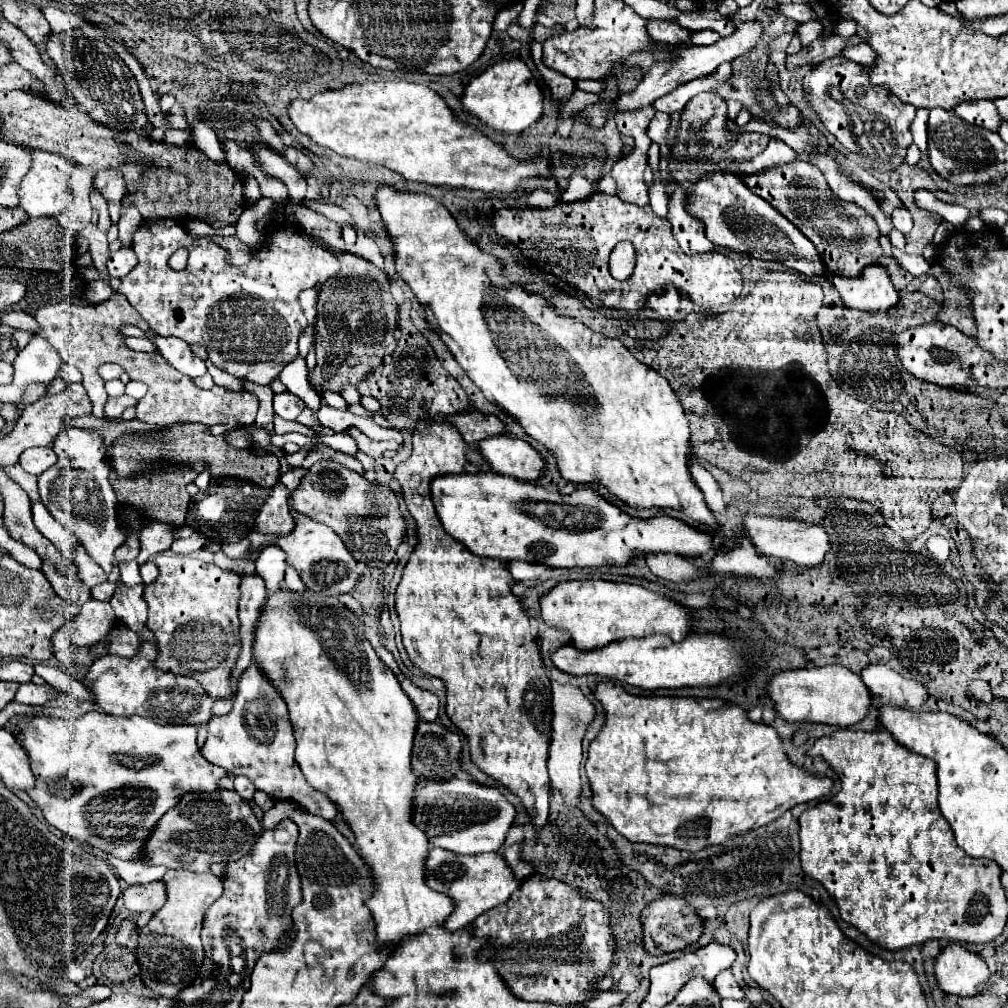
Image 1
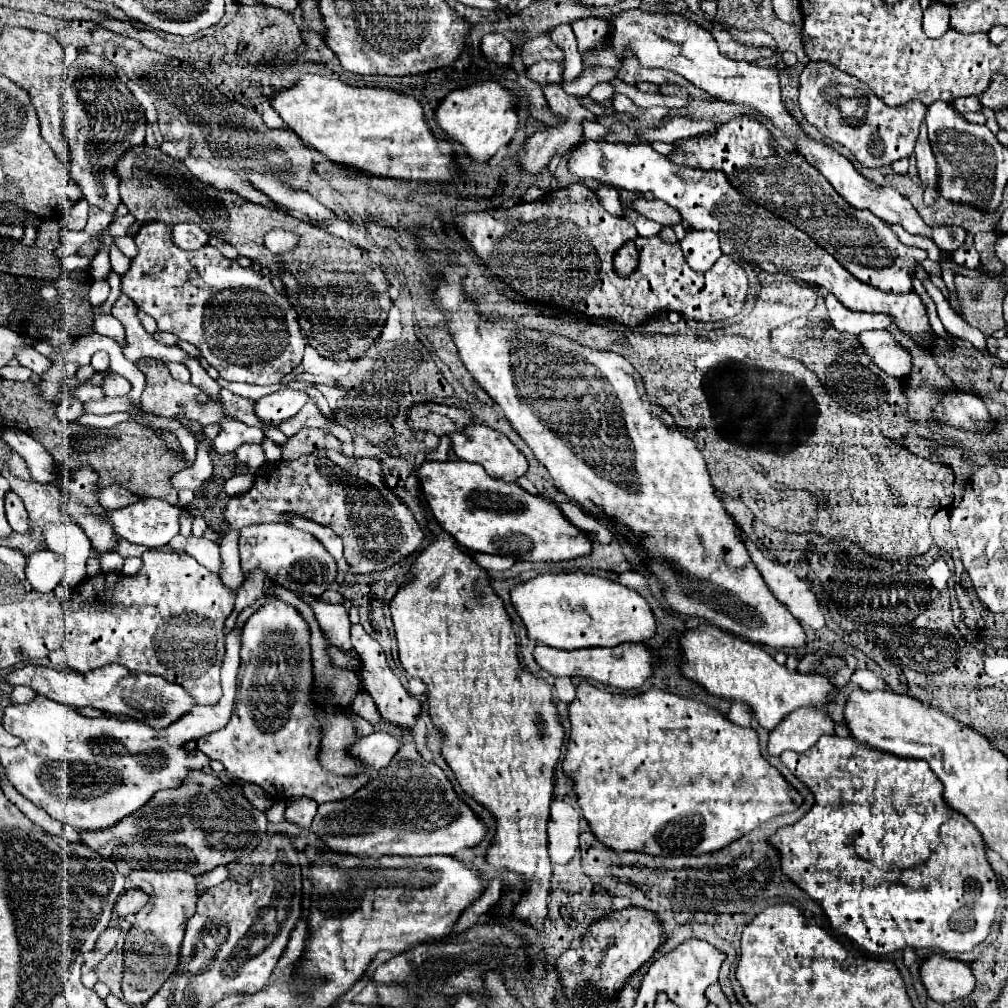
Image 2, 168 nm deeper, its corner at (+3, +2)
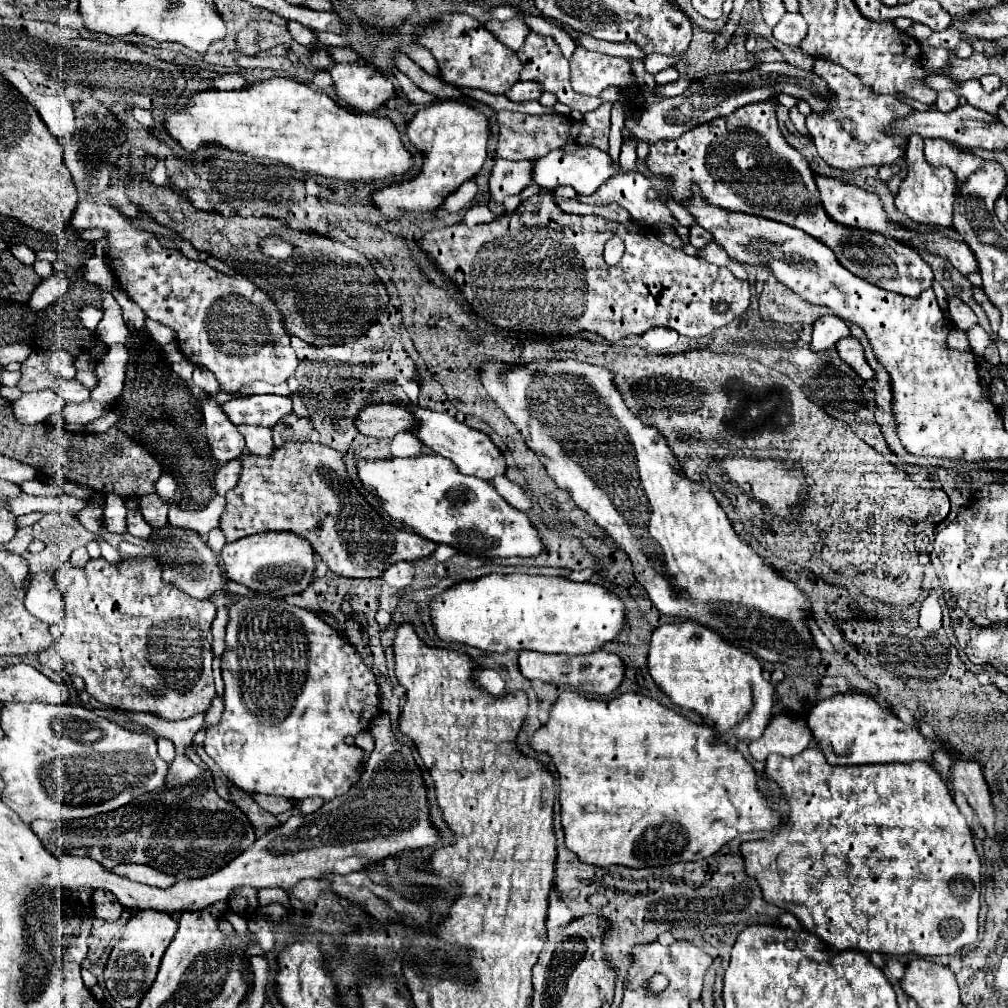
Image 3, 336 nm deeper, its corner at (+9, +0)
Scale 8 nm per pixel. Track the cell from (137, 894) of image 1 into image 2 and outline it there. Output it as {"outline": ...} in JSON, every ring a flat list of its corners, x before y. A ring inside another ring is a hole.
{"outline":[[131,887,131,889,123,891,123,895,119,897,117,911,123,917,123,915,129,915,129,913,137,913,139,909,143,909,145,903,147,903,147,895,141,889]]}

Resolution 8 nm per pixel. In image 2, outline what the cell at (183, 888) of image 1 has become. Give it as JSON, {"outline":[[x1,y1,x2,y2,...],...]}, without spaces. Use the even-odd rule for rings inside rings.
{"outline":[[131,869,127,877,149,895,149,903,136,914,136,921,125,937,121,993,129,1005,143,1005,159,991,159,985,167,981,179,961,185,921,195,913,197,905,197,883,191,873,179,869]]}

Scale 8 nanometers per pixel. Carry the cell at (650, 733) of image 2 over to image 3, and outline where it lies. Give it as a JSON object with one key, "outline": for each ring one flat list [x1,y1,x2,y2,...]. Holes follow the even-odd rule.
{"outline":[[563,691,559,699,555,701,549,721,533,735,529,737,529,743,535,751,545,751,553,757,559,773,559,803,561,803,561,825,565,831,565,845,579,855,583,863,589,865,625,865,625,867,663,867,673,865,679,861,701,861,713,853,717,853,723,845,727,845,731,839,735,839,741,833,749,831,771,831,781,825,781,813,771,807,771,801,765,791,757,787,757,771,753,765,737,751,731,749,727,743,715,743,717,733,709,725,697,725,685,717,681,717,677,711,663,707,651,697,639,695,639,693,625,693,611,701,599,701,599,699,587,699,575,691]]}

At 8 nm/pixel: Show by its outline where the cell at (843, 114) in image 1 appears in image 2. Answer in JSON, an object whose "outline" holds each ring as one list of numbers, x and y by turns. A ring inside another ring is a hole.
{"outline":[[811,61,805,65,799,77,799,109,803,117,825,135,827,141,835,141,849,149,865,167,883,167,897,159,909,157,919,135,919,125,927,115,927,107,919,105,919,101,887,107,857,77,847,75,825,61]]}

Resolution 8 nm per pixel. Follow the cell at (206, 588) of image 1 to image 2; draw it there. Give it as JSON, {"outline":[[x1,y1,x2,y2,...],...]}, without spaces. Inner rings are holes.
{"outline":[[145,551,141,555,143,565,135,575,123,573,103,573,99,571,93,577,85,577,77,587,71,589,69,599,63,603,63,621,65,621,65,639,63,653,51,651,49,659,55,665,71,667,77,673,89,673,109,663,119,663,133,673,151,673,159,675,165,681,179,683,197,705,215,705,221,699,221,681,219,669,225,657,225,635,223,623,235,607,237,593,227,589,219,575,211,573,199,565,187,553,163,553,163,551]]}

